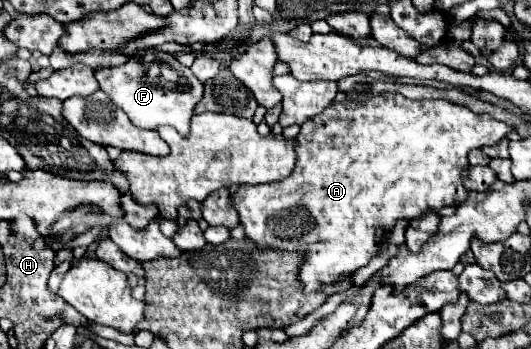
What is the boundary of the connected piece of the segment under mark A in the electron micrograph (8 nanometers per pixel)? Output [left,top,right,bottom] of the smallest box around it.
[230,92,512,294]

